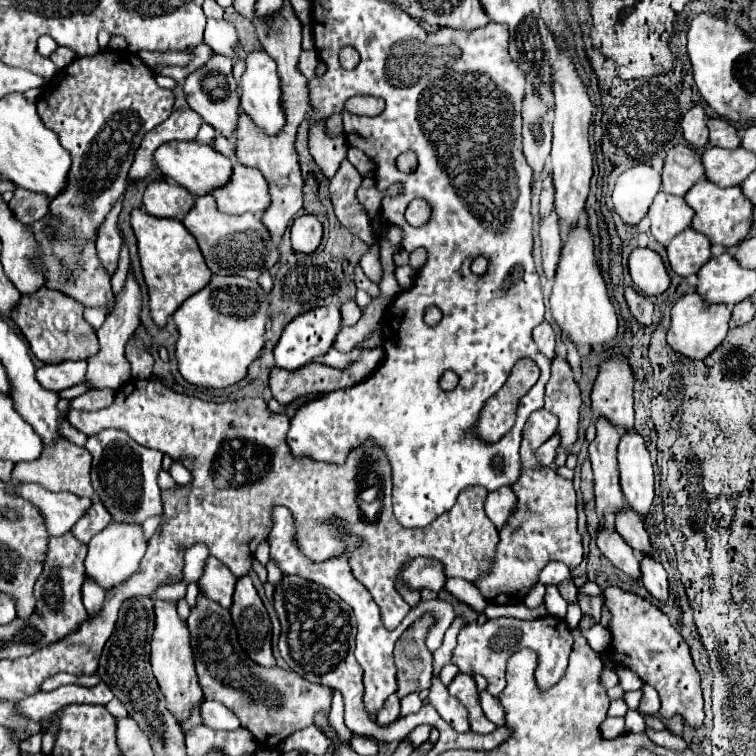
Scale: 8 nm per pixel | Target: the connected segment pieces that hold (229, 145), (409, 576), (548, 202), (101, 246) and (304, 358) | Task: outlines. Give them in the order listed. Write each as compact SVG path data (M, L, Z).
M218 134L216 142L214 142L214 150L218 150L220 154L224 154L224 156L228 156L228 158L234 158L234 154L236 154L236 144Z
M414 558L414 560L410 560L404 566L404 572L398 578L404 580L410 588L416 588L416 590L430 588L434 592L442 590L444 582L446 582L442 562L434 560L434 558Z
M548 174L544 178L544 188L540 194L540 214L542 218L548 216L548 212L554 208L554 186L552 186L552 176Z
M120 196L120 198L112 204L112 210L108 212L106 220L102 222L100 232L98 232L98 238L96 238L98 256L100 256L104 268L106 268L110 274L116 272L118 252L120 252L120 246L122 246L122 238L120 238L118 228L116 228L118 214L120 214L120 206L122 206L122 198L124 198L124 196Z
M332 304L316 308L316 310L310 310L308 314L302 314L298 318L294 318L286 326L286 330L284 330L278 346L274 348L276 366L280 366L284 370L298 370L300 366L304 366L308 362L324 356L332 348L332 344L334 344L334 340L336 340L336 336L340 332L340 328L342 328L340 310L338 310L338 306L332 306Z

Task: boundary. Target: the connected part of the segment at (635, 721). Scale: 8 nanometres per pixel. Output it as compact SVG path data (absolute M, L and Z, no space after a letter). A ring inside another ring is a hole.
M628 710L627 713L625 716L626 731L633 733L645 732L646 724L643 716L635 710Z

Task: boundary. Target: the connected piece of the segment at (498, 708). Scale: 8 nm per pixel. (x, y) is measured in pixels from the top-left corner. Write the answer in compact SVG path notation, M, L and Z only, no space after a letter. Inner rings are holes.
M482 692L482 694L480 694L480 702L482 702L484 714L486 714L498 728L502 728L502 726L506 724L506 710L504 710L504 706L500 704L500 700L498 700L496 696L488 694L488 692Z

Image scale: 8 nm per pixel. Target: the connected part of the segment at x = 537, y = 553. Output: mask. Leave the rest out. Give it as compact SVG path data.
M544 408L532 412L524 426L520 446L524 470L520 480L512 486L514 494L518 496L518 510L499 530L500 542L496 548L496 566L492 568L492 574L474 582L480 588L480 592L494 604L524 602L530 588L538 582L540 570L552 560L563 561L568 568L574 568L582 562L584 548L582 536L578 534L577 500L573 482L568 478L562 478L552 468L540 466L540 462L534 456L534 450L552 434L556 434L556 428L558 418L546 412Z

